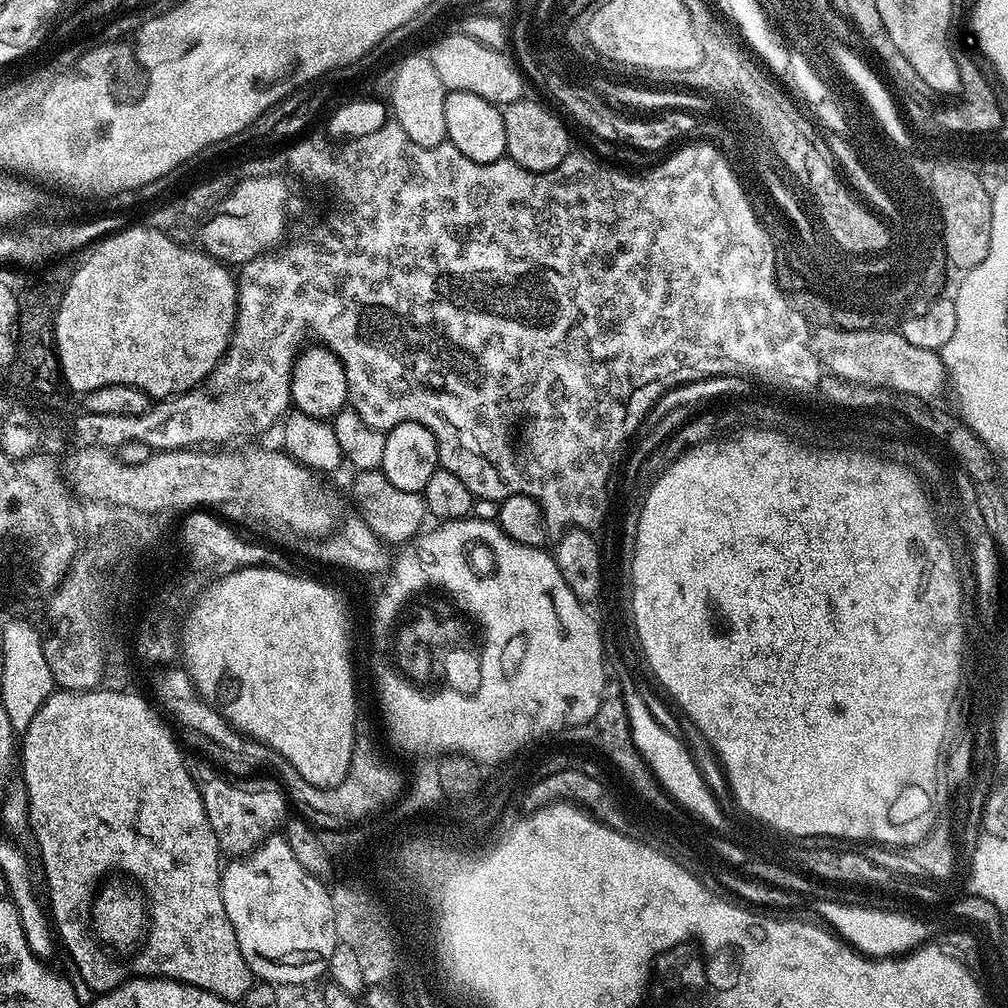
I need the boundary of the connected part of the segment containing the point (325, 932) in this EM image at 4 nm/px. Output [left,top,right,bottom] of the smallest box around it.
[220,834,338,986]

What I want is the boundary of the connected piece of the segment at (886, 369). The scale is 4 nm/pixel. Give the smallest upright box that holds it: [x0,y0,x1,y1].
[815,331,946,399]

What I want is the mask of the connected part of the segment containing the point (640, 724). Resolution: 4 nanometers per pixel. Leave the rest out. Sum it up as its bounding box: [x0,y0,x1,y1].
[619,671,728,831]

